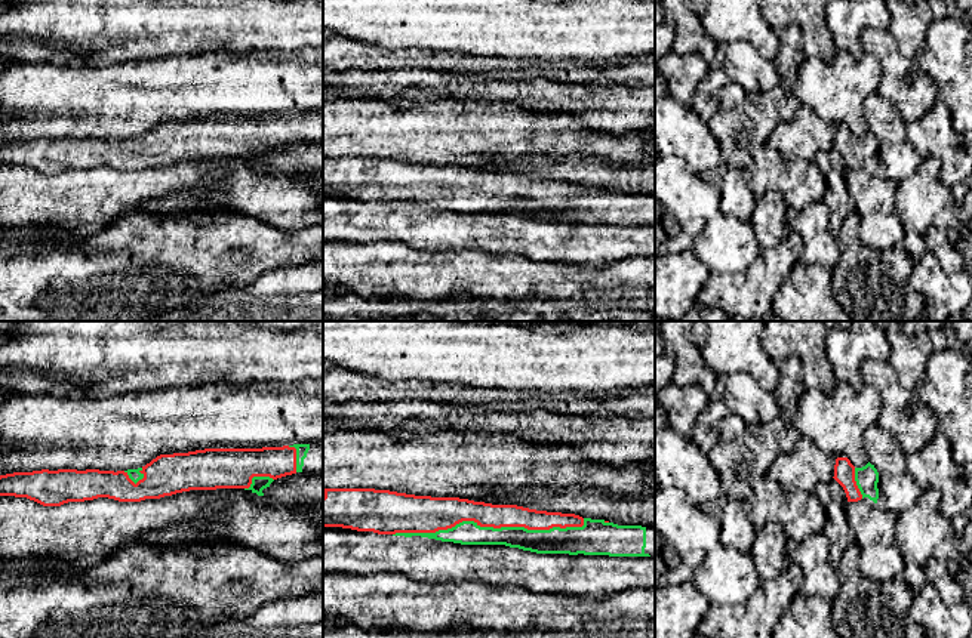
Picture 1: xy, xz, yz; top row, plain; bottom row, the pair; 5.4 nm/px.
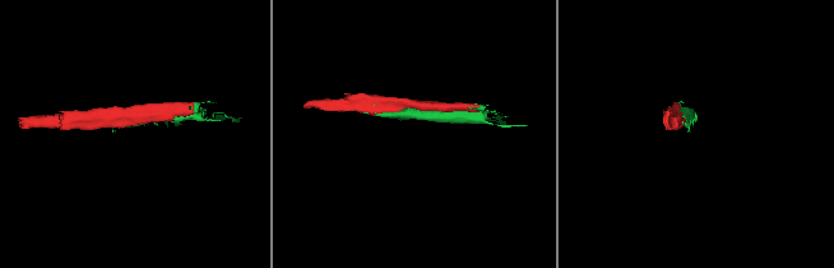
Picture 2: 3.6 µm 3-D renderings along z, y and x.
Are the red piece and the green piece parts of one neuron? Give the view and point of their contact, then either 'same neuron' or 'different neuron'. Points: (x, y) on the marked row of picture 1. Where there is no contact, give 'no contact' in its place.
xz (491, 526) | same neuron

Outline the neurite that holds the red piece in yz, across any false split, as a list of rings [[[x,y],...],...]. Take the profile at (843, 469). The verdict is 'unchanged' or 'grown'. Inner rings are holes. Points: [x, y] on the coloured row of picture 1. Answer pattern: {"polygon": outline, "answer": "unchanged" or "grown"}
{"polygon": [[[837,457],[833,478],[843,487],[848,502],[868,497],[877,503],[879,472],[870,462],[862,468],[855,468],[848,457]]], "answer": "grown"}

